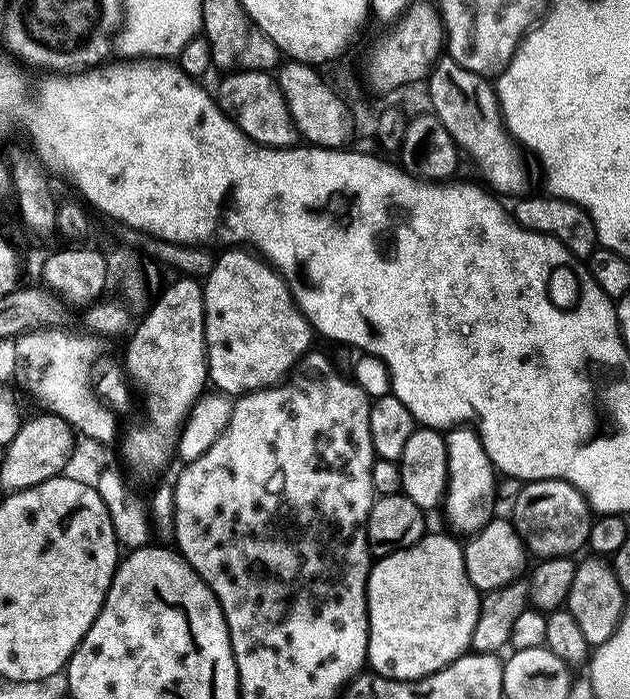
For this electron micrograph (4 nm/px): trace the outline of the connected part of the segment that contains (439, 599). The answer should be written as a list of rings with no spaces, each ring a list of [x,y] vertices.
[[[426,534],[414,546],[379,557],[373,563],[368,573],[367,663],[375,675],[385,676],[387,680],[421,680],[452,664],[471,649],[482,596],[466,574],[461,541],[448,536]]]

